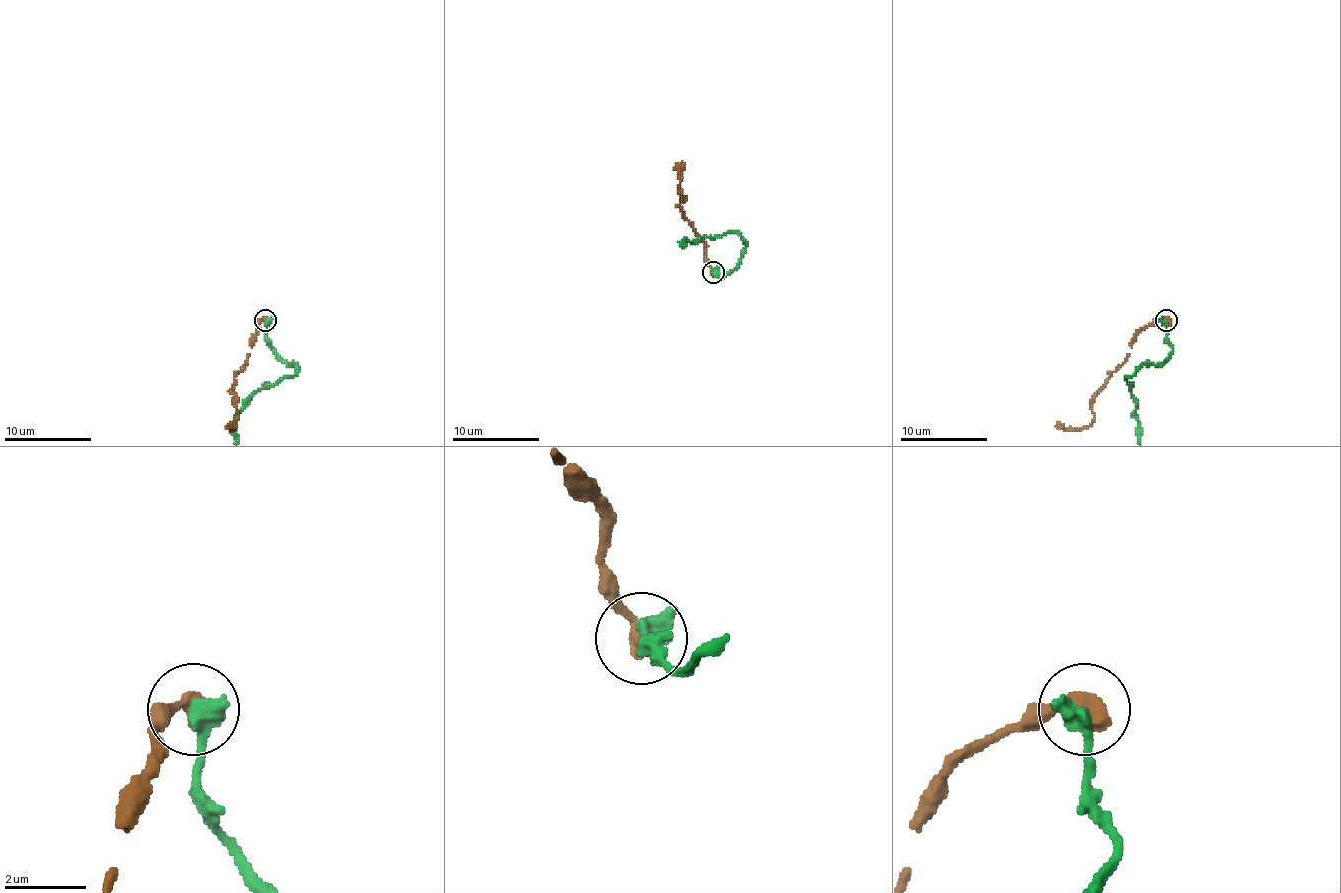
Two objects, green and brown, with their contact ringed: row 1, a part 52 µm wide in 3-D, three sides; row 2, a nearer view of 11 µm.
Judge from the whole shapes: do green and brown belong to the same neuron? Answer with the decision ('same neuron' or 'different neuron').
different neuron

